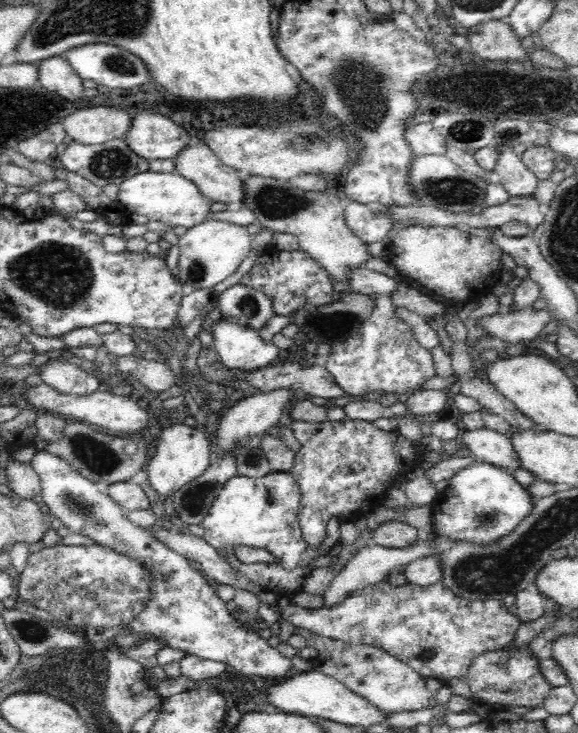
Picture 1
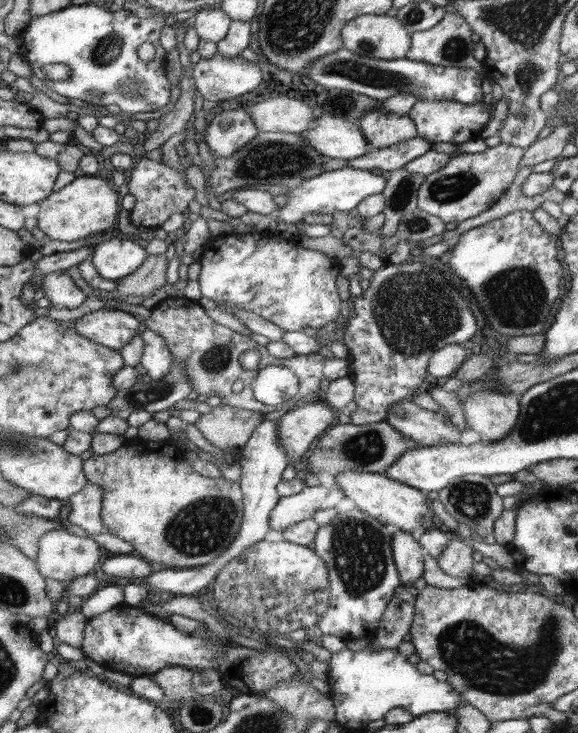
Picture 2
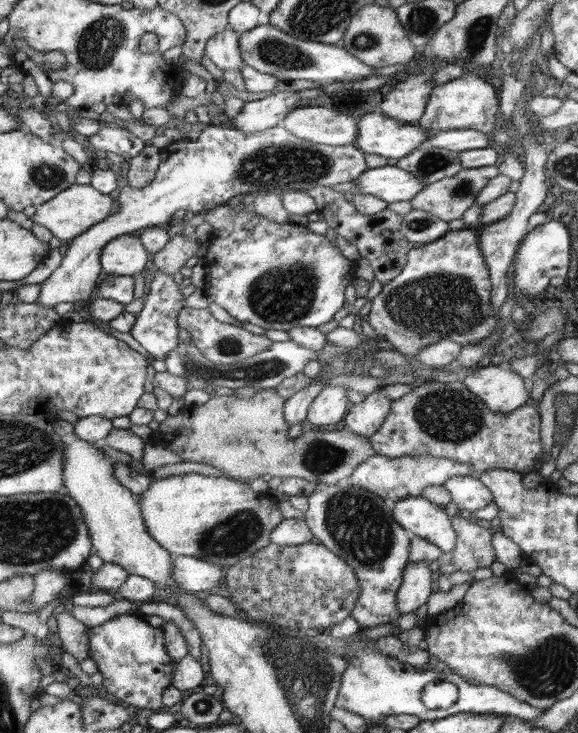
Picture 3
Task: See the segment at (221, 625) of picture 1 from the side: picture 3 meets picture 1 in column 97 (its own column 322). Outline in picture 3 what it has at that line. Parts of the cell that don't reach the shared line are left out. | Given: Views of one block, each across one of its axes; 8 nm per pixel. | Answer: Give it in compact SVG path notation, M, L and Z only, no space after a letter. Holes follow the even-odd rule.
M338 483L328 486L318 484L317 488L307 497L308 510L305 520L312 534L326 545L331 552L343 558L359 577L360 596L356 607L352 610L352 618L356 619L362 629L392 623L398 615L398 588L403 584L403 574L408 568L408 542L413 537L412 532L404 529L392 516L392 508L386 504L386 499L349 484Z

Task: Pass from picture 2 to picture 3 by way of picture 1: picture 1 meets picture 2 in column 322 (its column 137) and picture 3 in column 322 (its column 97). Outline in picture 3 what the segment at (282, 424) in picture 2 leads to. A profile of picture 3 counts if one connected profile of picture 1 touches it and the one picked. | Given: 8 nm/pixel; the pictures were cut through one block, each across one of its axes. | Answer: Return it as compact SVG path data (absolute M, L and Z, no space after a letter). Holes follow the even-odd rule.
M330 385L324 388L310 404L307 420L316 427L341 422L349 412L348 390L344 385Z

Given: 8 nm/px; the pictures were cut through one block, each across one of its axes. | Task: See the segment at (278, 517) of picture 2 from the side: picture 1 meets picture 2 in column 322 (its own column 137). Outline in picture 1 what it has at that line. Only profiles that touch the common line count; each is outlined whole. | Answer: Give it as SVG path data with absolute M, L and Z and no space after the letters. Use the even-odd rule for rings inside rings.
M142 470L127 482L108 485L107 496L127 511L148 510L152 505L148 501L148 495L141 488L146 479L147 474Z

